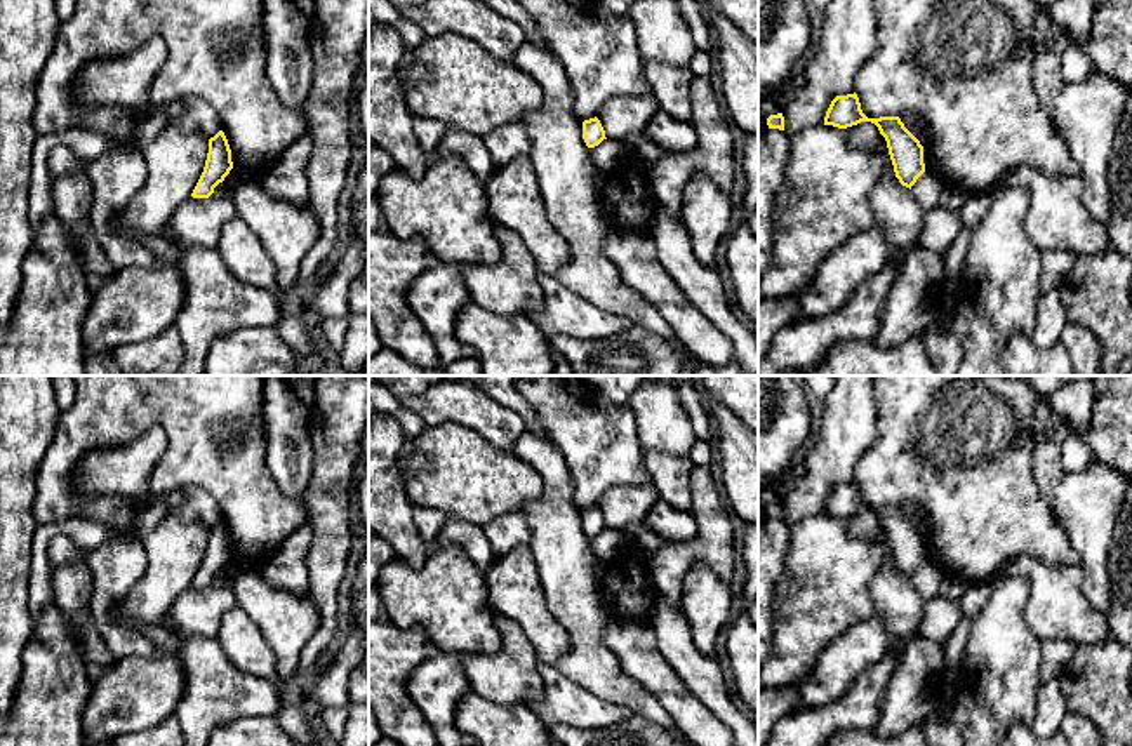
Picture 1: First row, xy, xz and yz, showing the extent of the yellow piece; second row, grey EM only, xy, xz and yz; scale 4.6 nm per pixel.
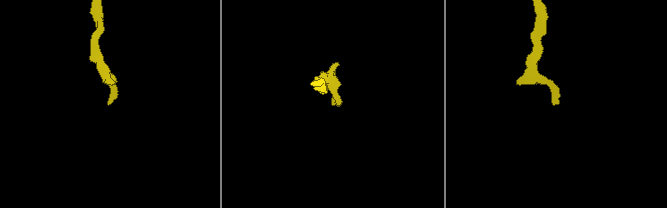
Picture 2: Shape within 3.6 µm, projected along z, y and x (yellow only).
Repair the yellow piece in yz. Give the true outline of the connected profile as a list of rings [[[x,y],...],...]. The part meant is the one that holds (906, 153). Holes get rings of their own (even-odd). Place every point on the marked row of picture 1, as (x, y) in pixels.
[[[857,94],[836,96],[824,117],[824,125],[847,129],[861,122],[871,122],[887,141],[889,155],[899,183],[911,190],[916,179],[925,172],[923,146],[904,127],[899,117],[868,118]]]

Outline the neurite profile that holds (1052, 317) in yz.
[[[1059,289],[1042,294],[1038,316],[1031,332],[1031,341],[1045,350],[1059,343],[1061,332],[1068,323],[1066,306],[1061,301]]]

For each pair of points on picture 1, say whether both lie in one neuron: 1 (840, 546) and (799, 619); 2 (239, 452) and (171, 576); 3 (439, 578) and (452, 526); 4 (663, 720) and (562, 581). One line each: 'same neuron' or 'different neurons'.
1: same neuron
2: different neurons
3: different neurons
4: same neuron

